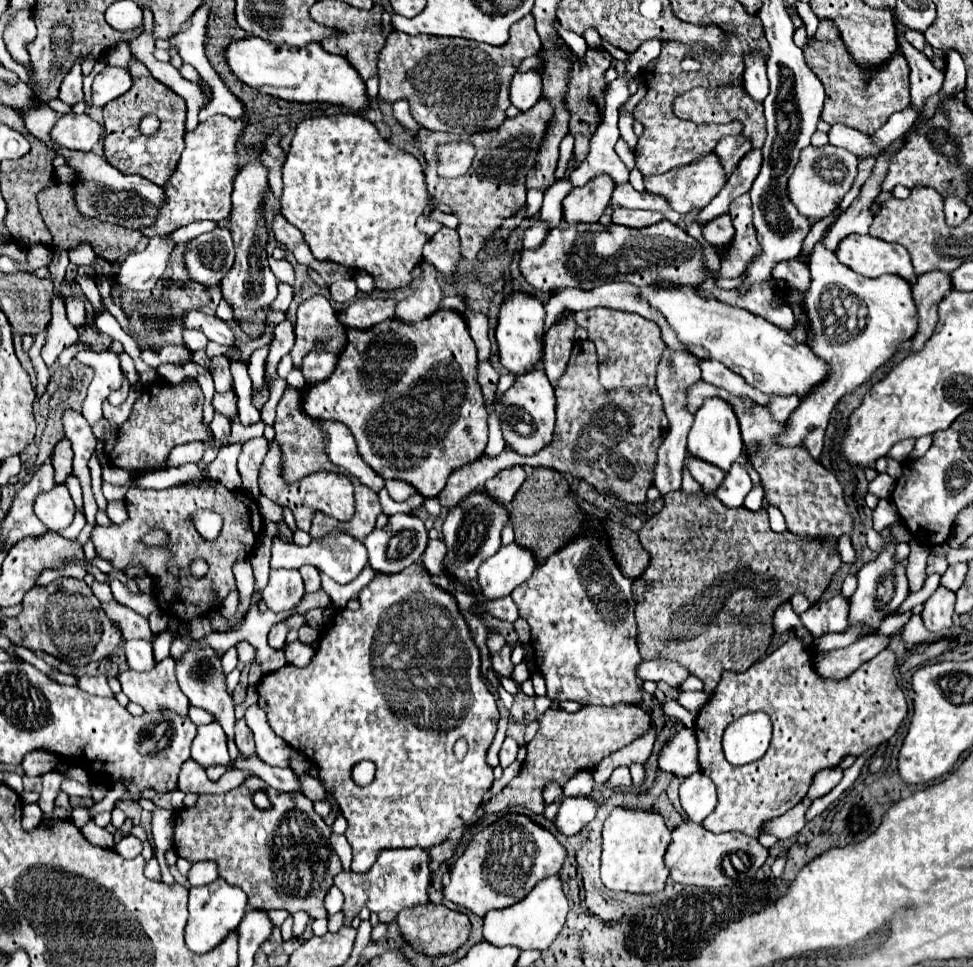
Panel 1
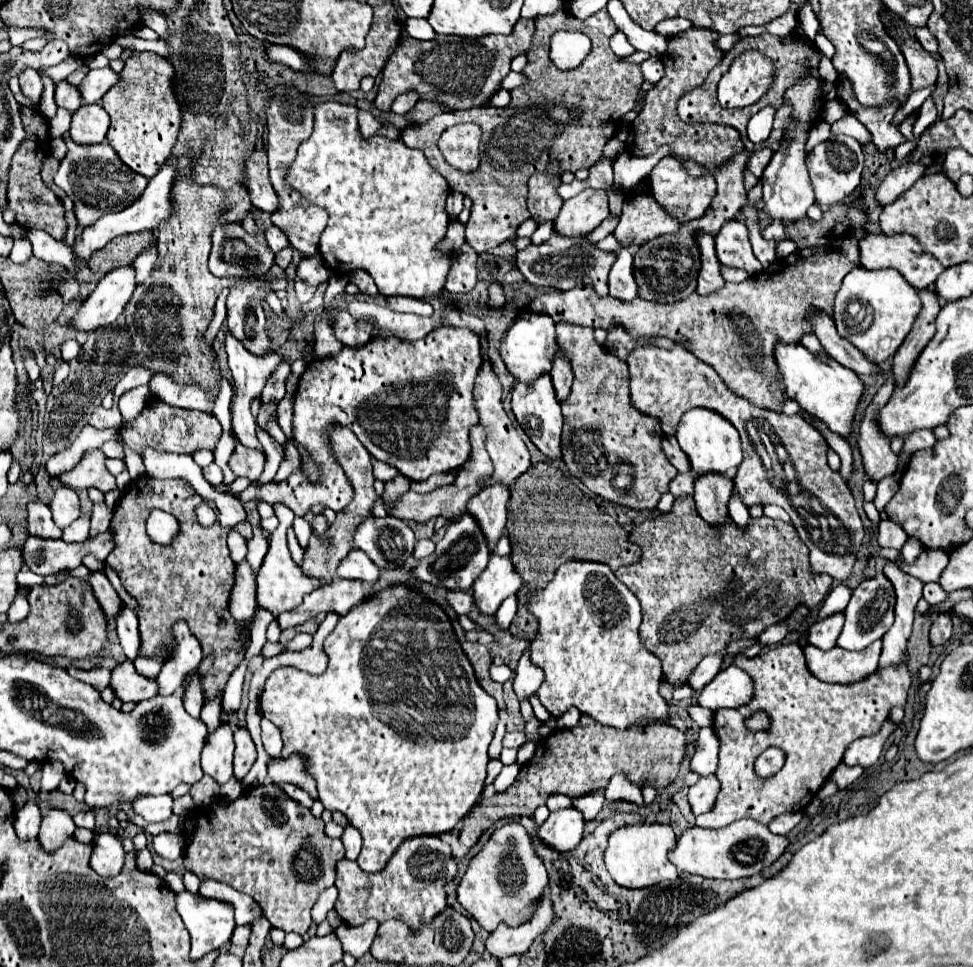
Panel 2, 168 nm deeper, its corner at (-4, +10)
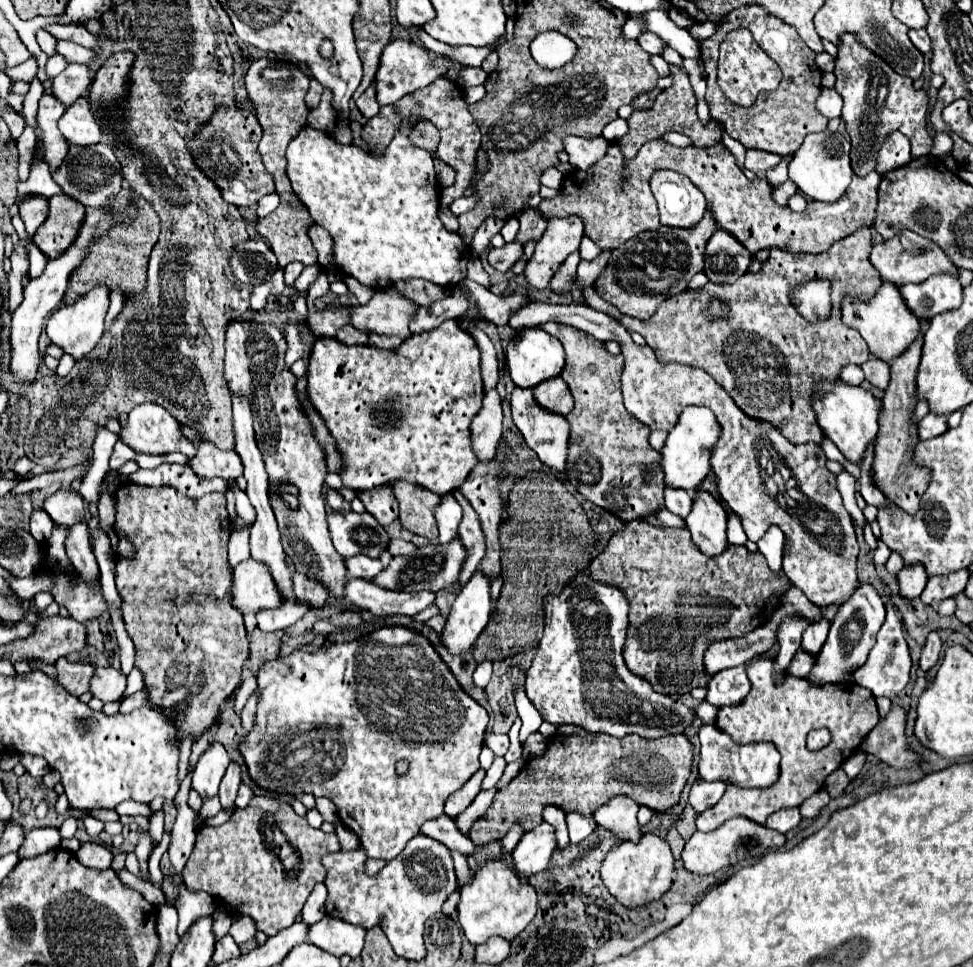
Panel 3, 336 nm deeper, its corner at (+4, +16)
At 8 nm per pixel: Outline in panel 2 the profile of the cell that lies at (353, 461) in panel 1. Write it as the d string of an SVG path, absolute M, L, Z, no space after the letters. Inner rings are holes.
M373 458L373 460L371 460L371 464L373 464L373 474L375 474L375 478L377 478L377 480L389 482L391 478L395 478L395 476L397 476L397 470L395 470L393 466L387 466L387 462L379 462L377 458Z

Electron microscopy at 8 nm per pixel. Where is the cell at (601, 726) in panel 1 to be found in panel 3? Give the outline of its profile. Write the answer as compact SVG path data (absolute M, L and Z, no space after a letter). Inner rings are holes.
M597 734L595 742L583 742L577 736L551 736L545 756L527 760L527 766L493 798L493 804L485 818L477 820L469 838L477 844L489 844L503 840L513 824L521 824L523 832L543 822L543 808L557 806L565 814L579 812L593 816L599 806L607 804L615 796L629 796L639 806L647 806L653 812L671 810L683 792L683 786L691 774L693 744L685 734L647 740L637 734L629 734L621 740L607 734Z

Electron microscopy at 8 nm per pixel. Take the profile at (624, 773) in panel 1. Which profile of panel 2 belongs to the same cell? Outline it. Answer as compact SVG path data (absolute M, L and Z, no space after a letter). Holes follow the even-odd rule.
M617 772L615 776L609 778L609 784L605 788L605 798L609 802L613 802L613 800L627 800L627 802L643 804L643 796L641 796L639 784L631 782L625 772Z

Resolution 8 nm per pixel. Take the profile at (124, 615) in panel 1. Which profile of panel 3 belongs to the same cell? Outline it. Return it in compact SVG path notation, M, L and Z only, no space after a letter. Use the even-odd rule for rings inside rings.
M75 524L67 530L67 540L65 540L65 550L67 556L71 558L73 566L81 572L81 576L91 582L99 578L99 568L89 544L89 532L87 532L87 524Z

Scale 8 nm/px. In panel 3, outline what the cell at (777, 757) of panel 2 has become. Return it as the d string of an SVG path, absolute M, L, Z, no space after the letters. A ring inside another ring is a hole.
M713 724L701 726L699 730L701 740L701 762L699 762L699 776L707 782L725 782L735 784L741 788L769 788L779 778L779 752L769 742L755 742L755 744L735 744L725 732L715 728Z

